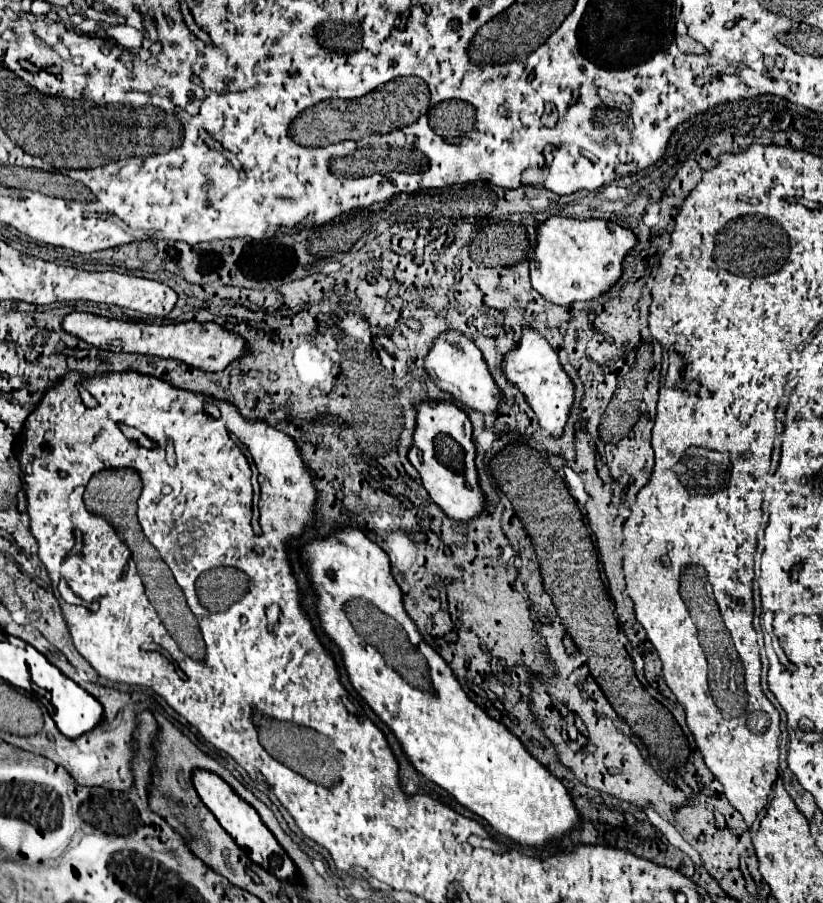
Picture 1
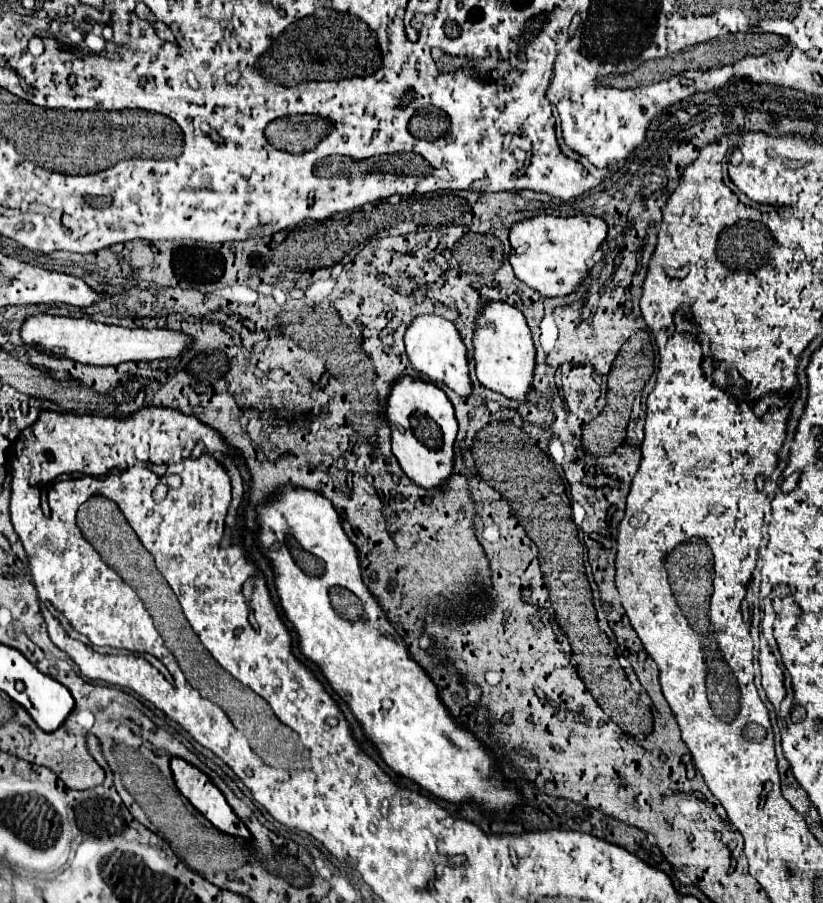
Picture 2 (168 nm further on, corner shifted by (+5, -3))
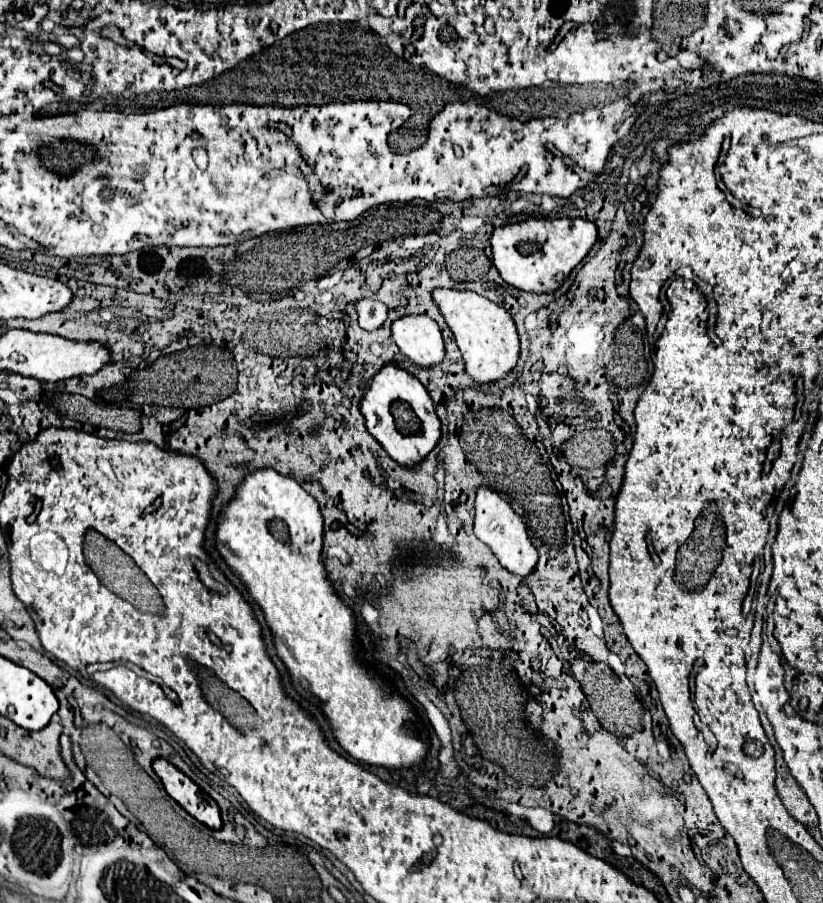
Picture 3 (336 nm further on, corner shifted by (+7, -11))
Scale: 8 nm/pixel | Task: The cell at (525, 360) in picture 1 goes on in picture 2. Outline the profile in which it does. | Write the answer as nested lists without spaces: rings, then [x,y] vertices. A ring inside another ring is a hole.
[[[490,303],[476,319],[478,329],[474,335],[474,359],[476,359],[476,377],[478,381],[502,393],[514,401],[526,401],[528,395],[534,391],[534,369],[536,369],[536,347],[532,343],[532,333],[526,325],[524,315],[508,305],[508,303]]]

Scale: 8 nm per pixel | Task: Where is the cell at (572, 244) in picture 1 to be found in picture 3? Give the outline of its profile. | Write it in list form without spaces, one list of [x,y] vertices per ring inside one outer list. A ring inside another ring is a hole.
[[[526,219],[494,227],[490,235],[492,263],[508,285],[530,293],[550,293],[586,257],[596,235],[596,225],[586,219]]]

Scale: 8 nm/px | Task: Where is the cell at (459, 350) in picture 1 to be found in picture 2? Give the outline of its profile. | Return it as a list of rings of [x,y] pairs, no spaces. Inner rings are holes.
[[[420,315],[410,323],[404,335],[404,343],[406,343],[406,355],[412,367],[418,373],[426,375],[426,379],[434,383],[444,383],[460,397],[470,397],[474,393],[474,387],[470,381],[470,367],[468,367],[468,351],[454,323],[438,315]]]

